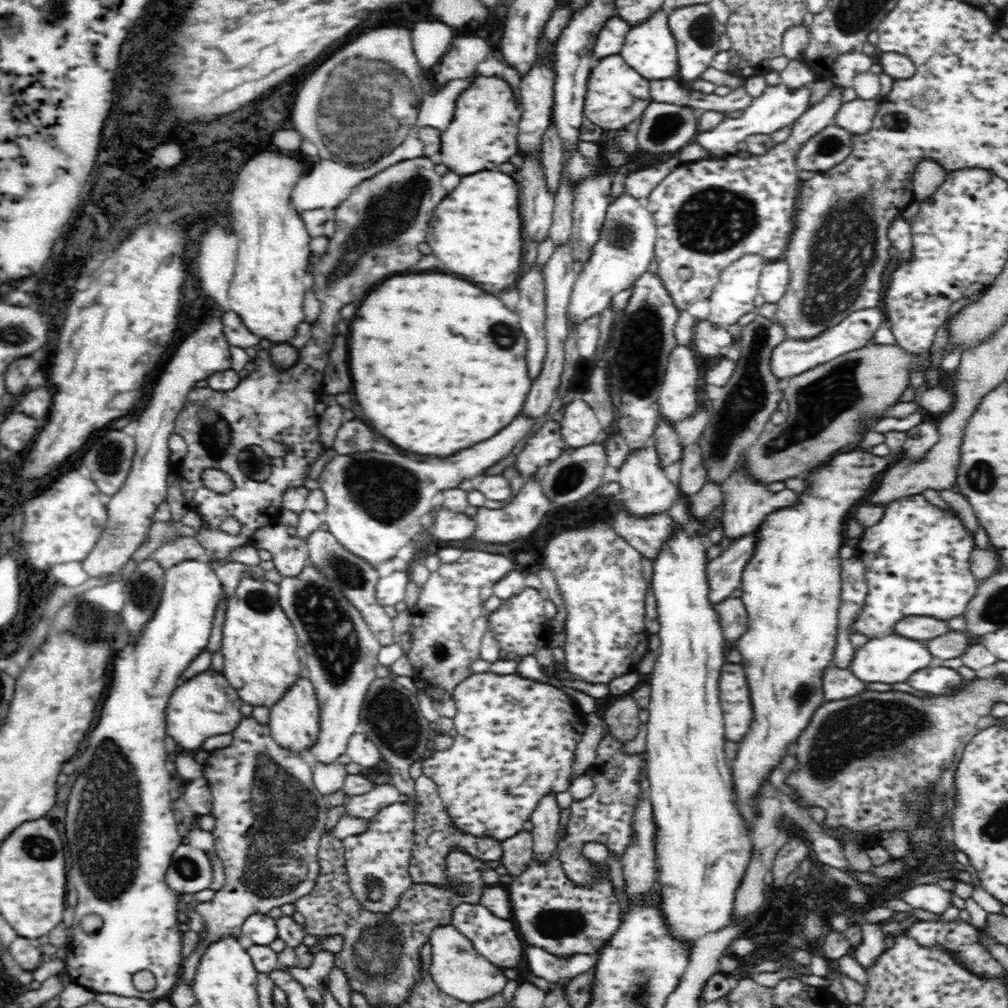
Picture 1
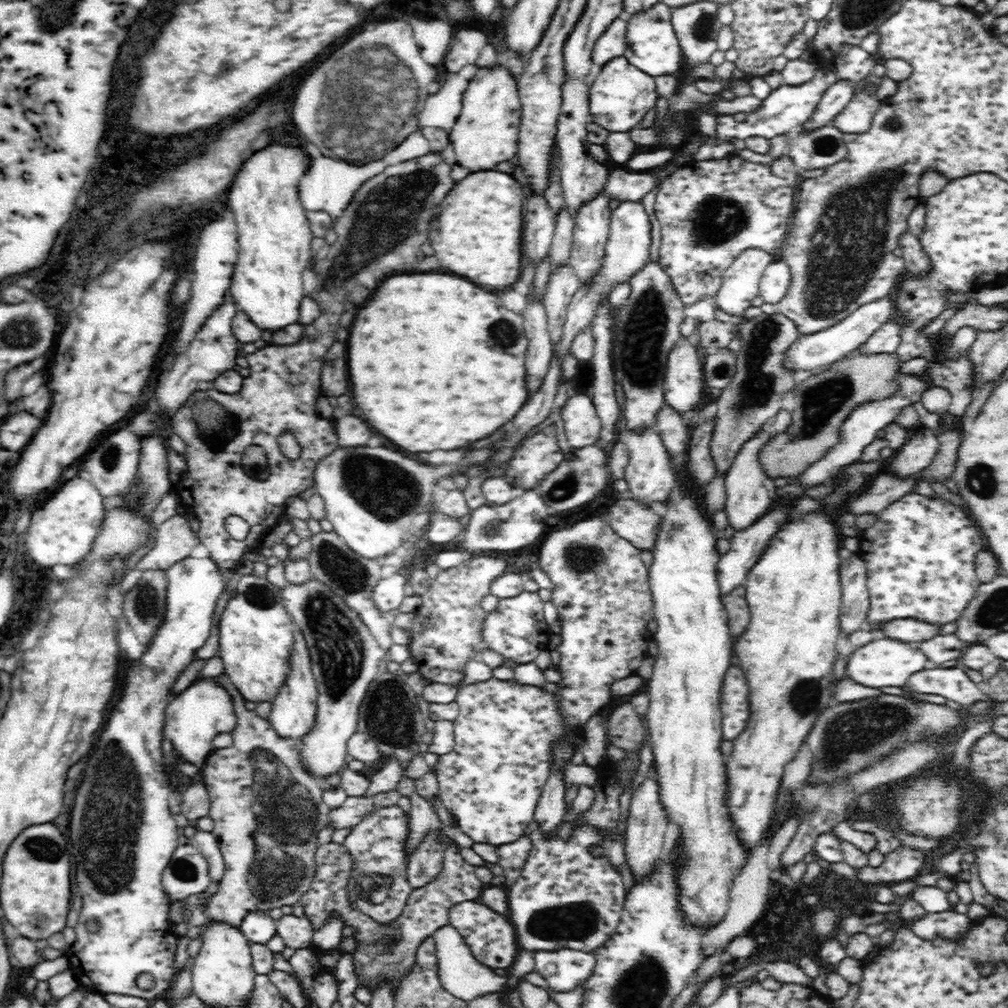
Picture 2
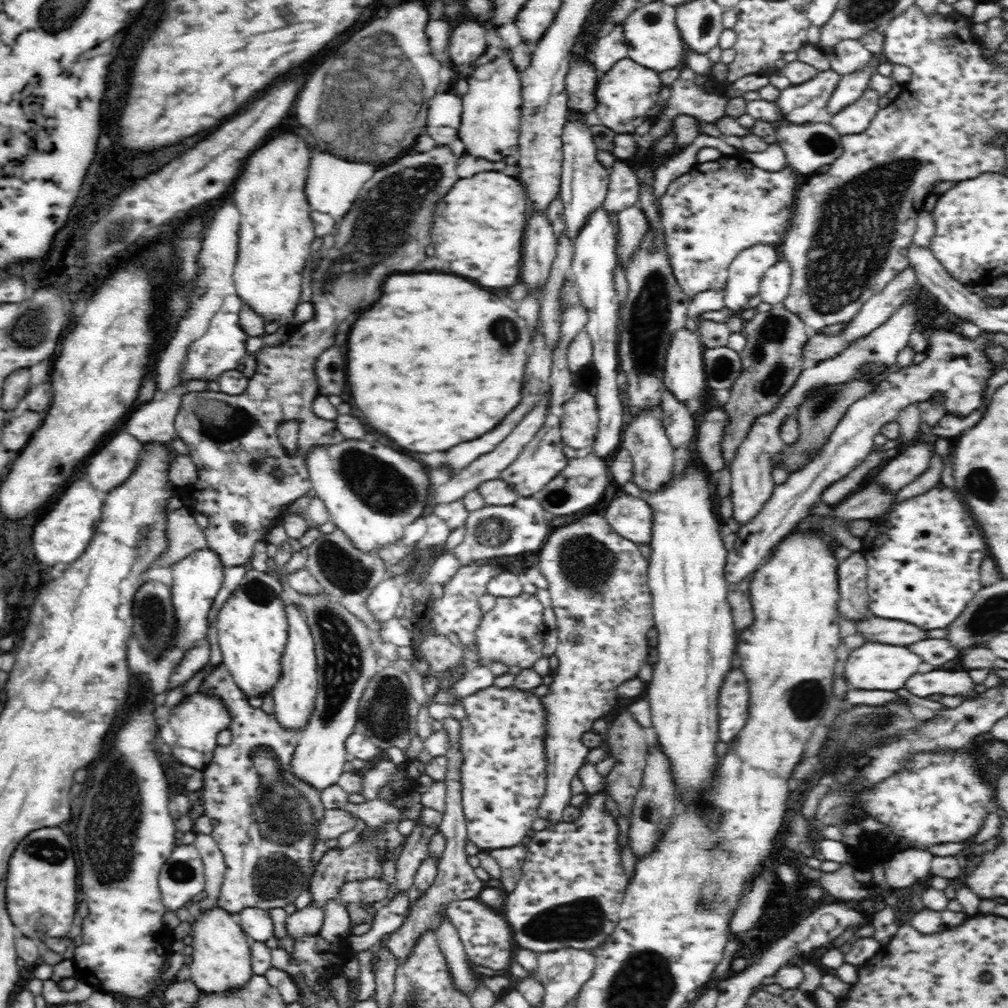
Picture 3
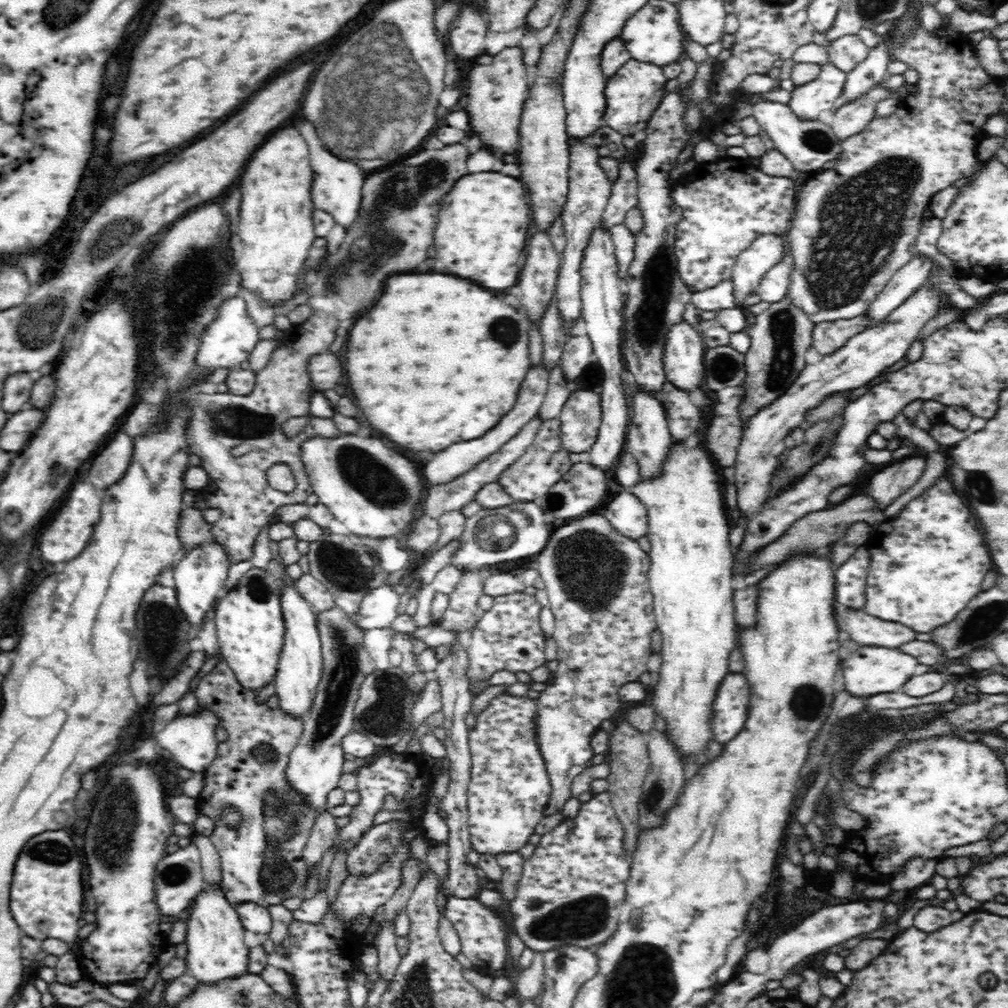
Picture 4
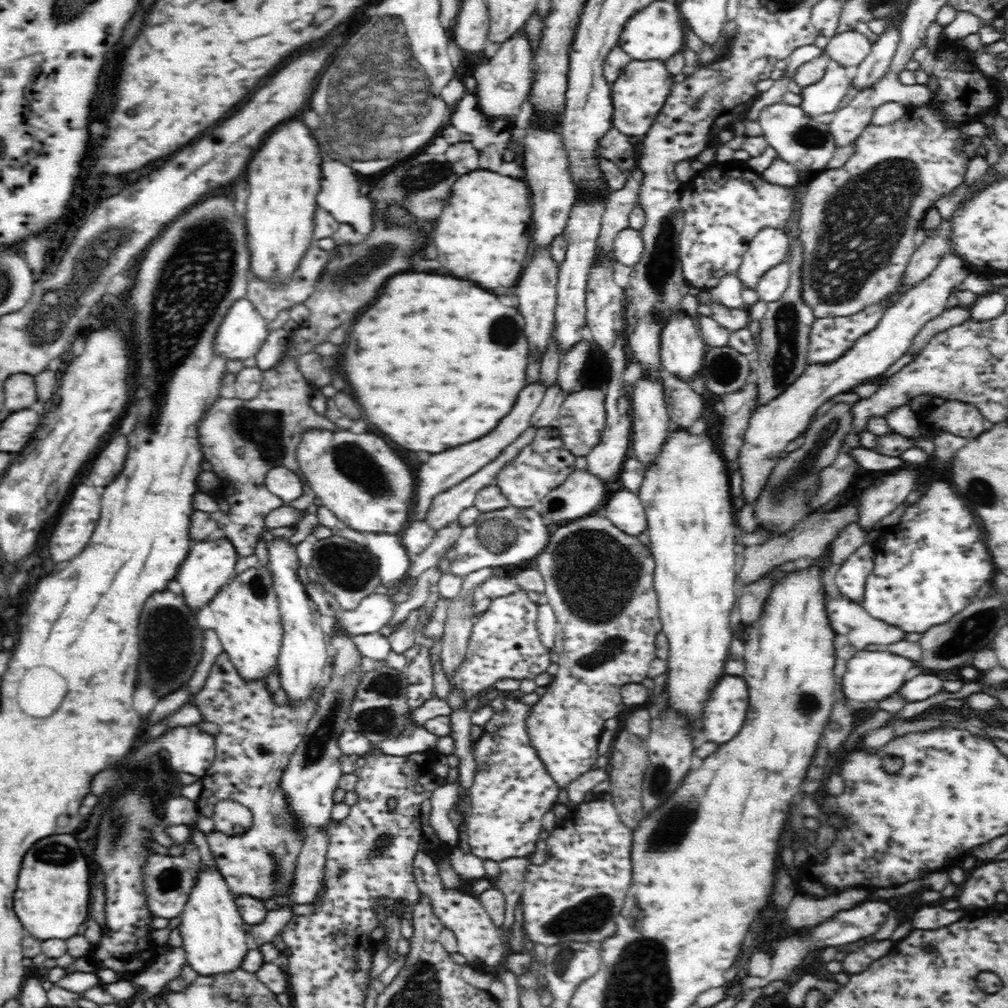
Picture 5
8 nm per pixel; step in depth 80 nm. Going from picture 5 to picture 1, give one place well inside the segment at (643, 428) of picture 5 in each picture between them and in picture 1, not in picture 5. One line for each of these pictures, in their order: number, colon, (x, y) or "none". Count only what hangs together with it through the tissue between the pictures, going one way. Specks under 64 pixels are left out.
1: (645, 490)
2: (650, 481)
3: (652, 454)
4: (648, 439)

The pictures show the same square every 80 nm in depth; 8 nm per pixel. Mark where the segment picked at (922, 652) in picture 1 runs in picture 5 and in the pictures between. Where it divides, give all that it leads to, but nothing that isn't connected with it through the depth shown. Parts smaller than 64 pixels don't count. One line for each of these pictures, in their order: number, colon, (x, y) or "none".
2: (883, 662)
3: (873, 666)
4: (870, 670)
5: (870, 675)

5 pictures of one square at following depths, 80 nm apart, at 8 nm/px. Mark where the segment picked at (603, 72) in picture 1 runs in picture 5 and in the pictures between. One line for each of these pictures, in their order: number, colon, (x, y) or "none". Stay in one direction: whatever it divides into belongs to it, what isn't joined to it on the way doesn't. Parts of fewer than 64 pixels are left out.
2: (621, 97)
3: (626, 95)
4: (632, 94)
5: (638, 95)

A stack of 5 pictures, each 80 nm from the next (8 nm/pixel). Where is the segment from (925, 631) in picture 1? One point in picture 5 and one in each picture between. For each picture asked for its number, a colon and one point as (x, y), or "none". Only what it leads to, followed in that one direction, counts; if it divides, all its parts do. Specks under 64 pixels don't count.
2: (909, 630)
3: (900, 633)
4: (867, 630)
5: (850, 618)

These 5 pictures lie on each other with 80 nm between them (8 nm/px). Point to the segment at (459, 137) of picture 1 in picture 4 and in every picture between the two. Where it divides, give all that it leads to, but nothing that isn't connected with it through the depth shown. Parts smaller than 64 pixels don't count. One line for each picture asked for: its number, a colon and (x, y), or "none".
2: (486, 133)
3: (491, 117)
4: (494, 101)

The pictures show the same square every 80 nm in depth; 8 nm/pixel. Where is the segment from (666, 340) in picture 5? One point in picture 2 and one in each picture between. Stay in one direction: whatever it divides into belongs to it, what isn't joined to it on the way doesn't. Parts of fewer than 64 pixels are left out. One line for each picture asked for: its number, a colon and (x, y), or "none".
2: (684, 379)
3: (684, 376)
4: (683, 356)

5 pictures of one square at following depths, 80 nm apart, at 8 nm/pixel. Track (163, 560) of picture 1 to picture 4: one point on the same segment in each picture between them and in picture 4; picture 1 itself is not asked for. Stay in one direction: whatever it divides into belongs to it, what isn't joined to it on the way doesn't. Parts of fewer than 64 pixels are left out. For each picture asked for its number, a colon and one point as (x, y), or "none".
2: (175, 541)
3: (184, 537)
4: (194, 531)

